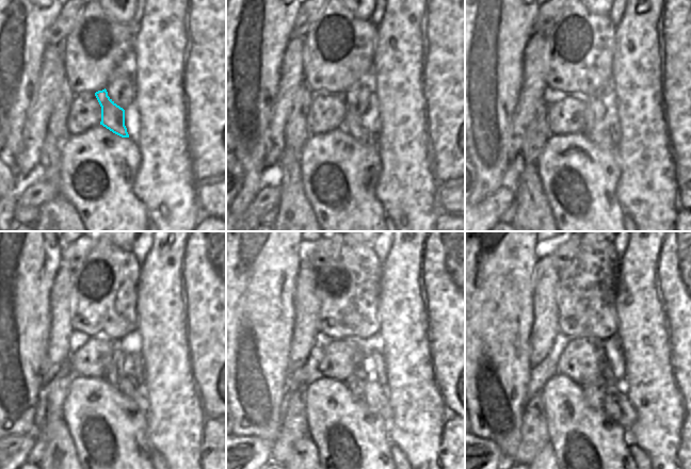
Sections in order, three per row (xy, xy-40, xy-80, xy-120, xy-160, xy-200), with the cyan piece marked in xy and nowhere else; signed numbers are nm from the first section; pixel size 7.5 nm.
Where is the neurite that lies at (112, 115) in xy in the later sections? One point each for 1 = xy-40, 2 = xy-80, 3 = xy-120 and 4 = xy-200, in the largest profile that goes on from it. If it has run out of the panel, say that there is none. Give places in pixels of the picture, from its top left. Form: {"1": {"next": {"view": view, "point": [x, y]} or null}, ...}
{"1": {"next": {"view": "xy-40", "point": [352, 124]}}, "2": {"next": {"view": "xy-80", "point": [603, 139]}}, "3": {"next": {"view": "xy-120", "point": [129, 386]}}, "4": {"next": {"view": "xy-200", "point": [617, 406]}}}

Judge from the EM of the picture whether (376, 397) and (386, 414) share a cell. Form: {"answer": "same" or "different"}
{"answer": "same"}

